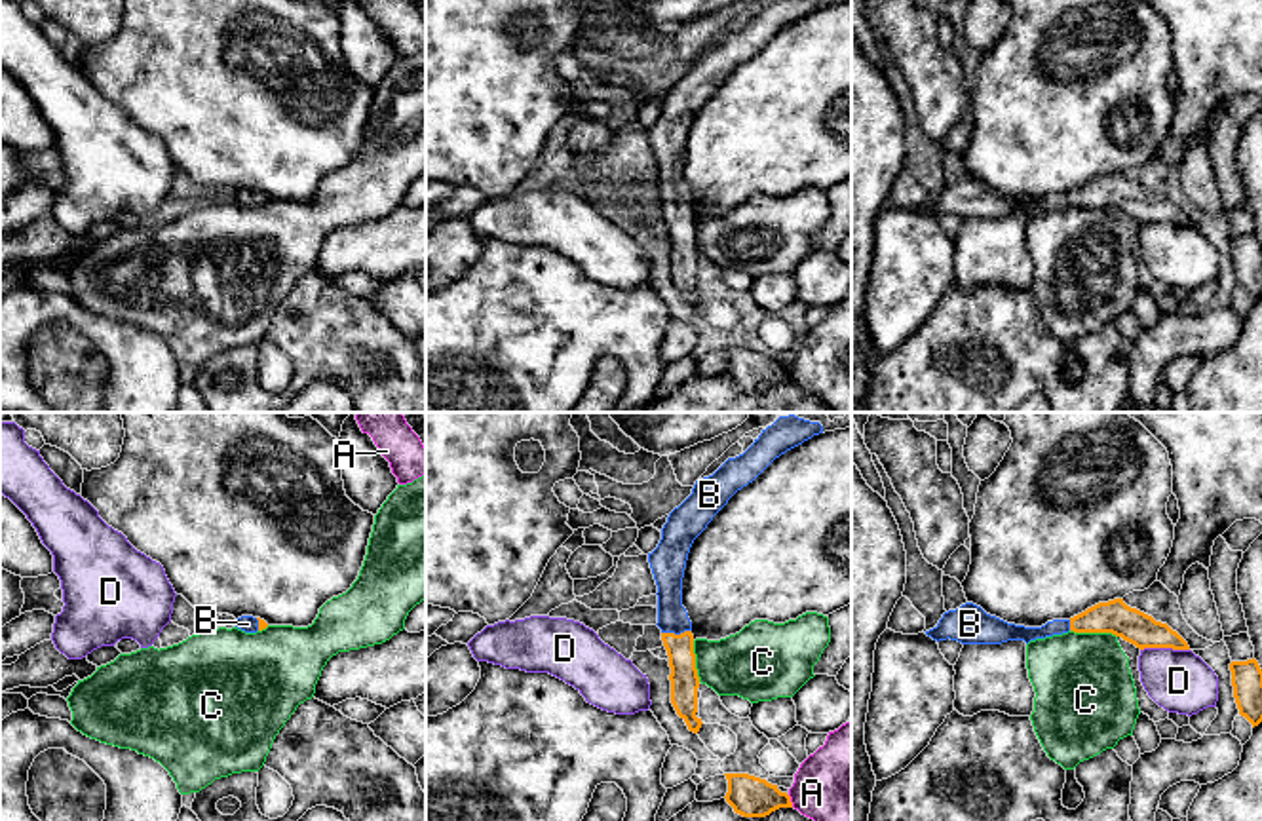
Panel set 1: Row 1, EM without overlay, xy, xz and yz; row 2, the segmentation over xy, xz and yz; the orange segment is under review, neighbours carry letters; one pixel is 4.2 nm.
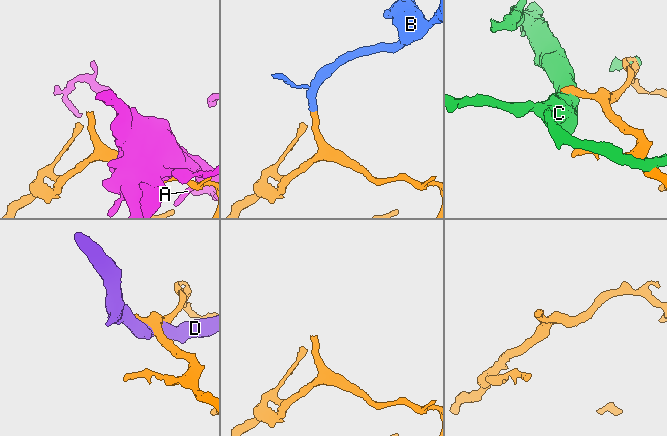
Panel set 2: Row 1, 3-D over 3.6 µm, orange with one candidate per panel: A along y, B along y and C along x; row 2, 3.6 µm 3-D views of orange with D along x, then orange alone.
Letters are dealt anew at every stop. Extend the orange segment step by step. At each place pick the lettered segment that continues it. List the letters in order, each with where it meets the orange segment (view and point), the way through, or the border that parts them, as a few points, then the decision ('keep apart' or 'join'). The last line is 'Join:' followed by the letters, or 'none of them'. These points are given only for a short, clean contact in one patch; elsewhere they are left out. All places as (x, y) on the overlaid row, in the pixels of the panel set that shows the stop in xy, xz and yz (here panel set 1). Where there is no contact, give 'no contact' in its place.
A: xz (789, 801) | keep apart
B: xz (673, 633) | across xz (685, 681), (681, 649), (673, 633), (671, 616) | join
C: yz (1093, 631) | keep apart
D: yz (1164, 647) | keep apart
Join: B

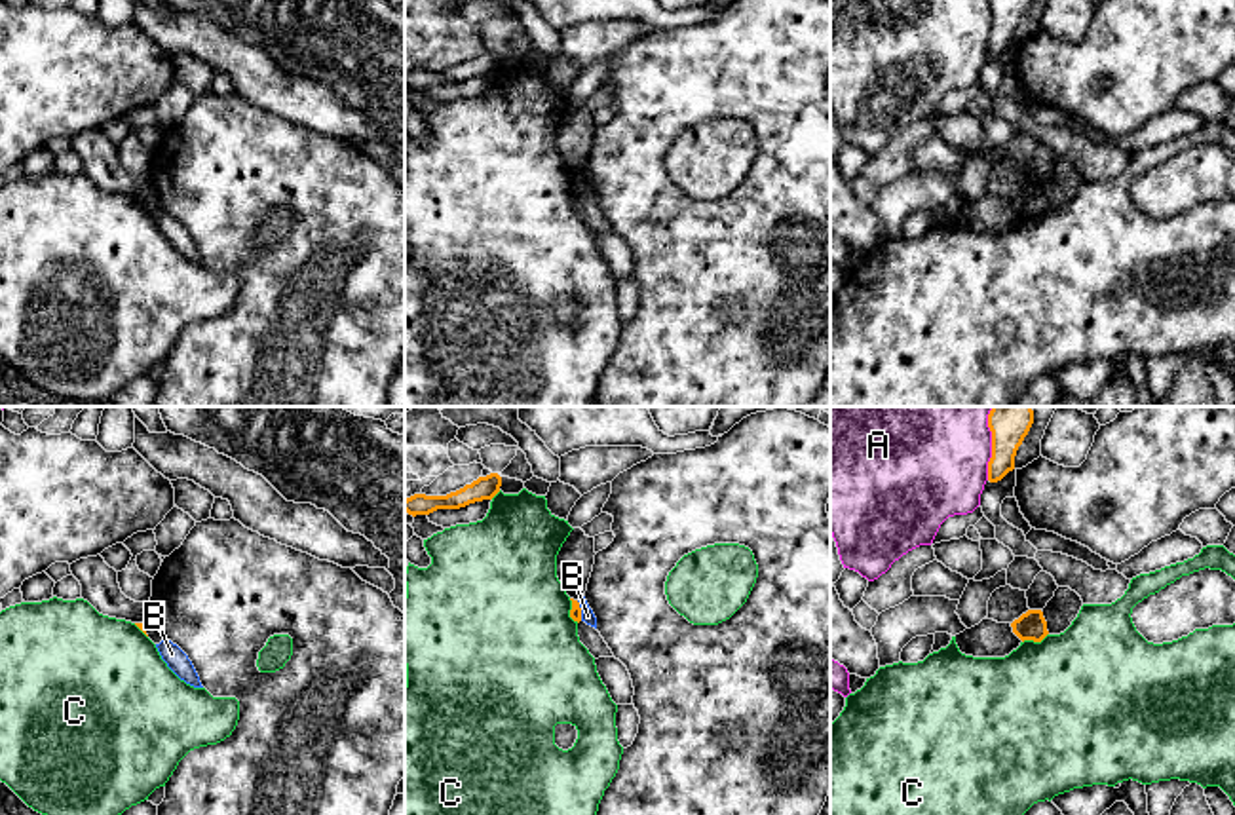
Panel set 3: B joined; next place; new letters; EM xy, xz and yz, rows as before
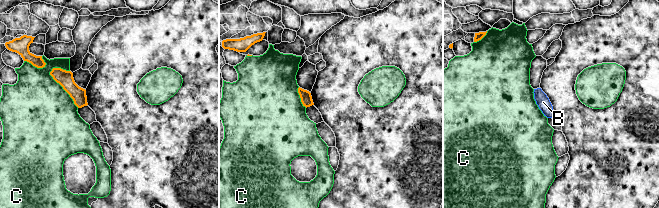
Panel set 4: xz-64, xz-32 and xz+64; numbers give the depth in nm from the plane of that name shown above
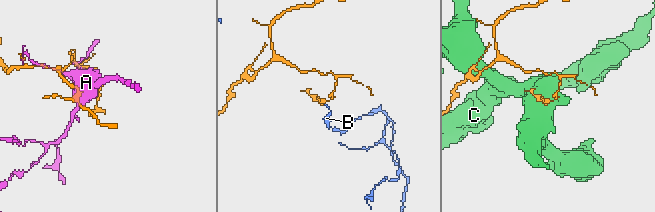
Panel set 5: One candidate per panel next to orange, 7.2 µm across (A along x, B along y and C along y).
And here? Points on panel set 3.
A: yz (992, 443) | keep apart
B: xz (580, 610) | along xz (576, 601), (582, 620) | keep apart
C: yz (1034, 641) | keep apart
Join: none of them

